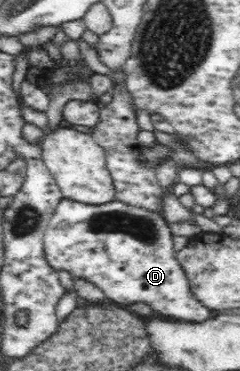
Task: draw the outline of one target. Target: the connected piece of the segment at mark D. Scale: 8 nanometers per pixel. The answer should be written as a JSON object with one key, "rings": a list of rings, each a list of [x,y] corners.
{"rings":[[[61,199],[44,232],[45,258],[53,269],[65,270],[73,278],[83,278],[98,286],[106,300],[128,308],[135,302],[145,302],[154,314],[169,319],[204,321],[211,311],[202,306],[187,287],[186,276],[174,258],[173,235],[163,214],[131,206],[118,200],[93,207],[74,200]]]}

